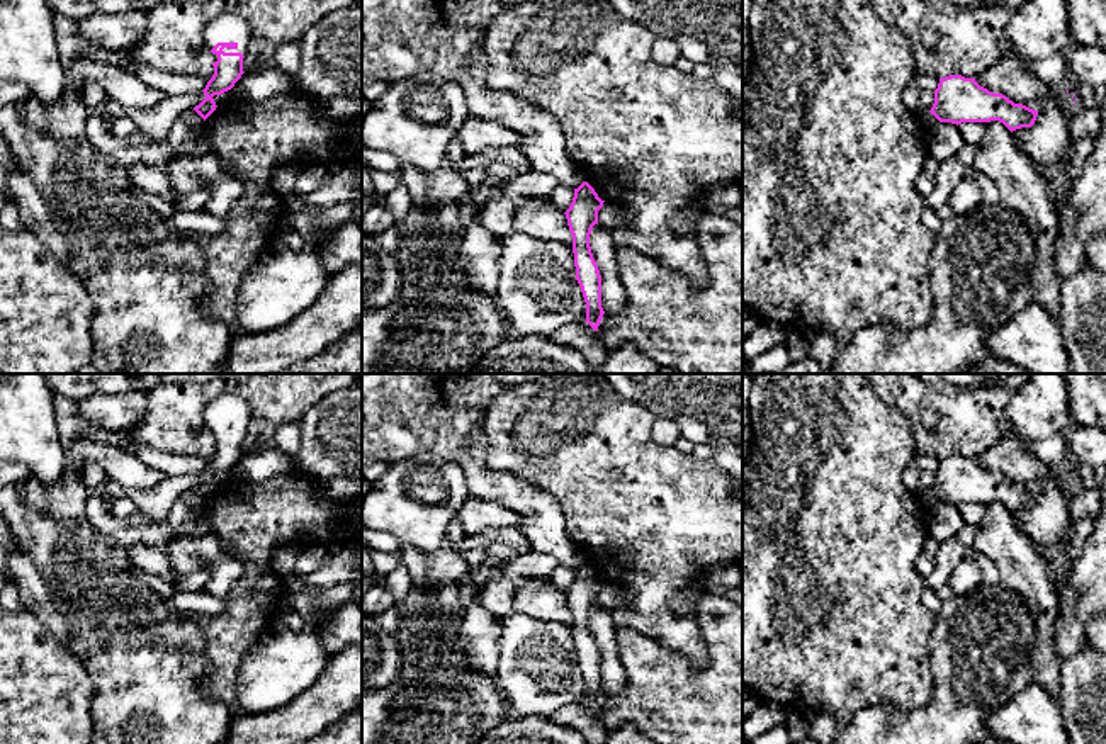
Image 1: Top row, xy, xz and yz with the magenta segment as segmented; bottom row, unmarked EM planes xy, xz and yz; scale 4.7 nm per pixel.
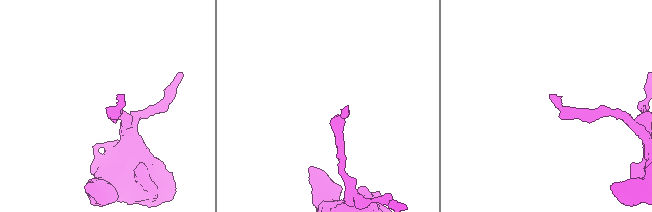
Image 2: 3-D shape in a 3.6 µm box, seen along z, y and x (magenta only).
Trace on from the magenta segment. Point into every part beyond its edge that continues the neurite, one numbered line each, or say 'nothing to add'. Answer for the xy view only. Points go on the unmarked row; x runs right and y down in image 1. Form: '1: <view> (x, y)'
1: xy (226, 408)

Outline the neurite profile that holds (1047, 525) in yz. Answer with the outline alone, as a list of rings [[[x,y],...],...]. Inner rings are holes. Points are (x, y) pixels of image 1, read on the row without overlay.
[[[1014,433],[997,440],[975,462],[989,472],[1002,474],[1014,484],[1038,493],[1031,508],[1013,511],[1018,518],[1016,527],[1057,571],[1058,612],[1074,608],[1077,593],[1070,586],[1072,562],[1065,554],[1074,523],[1069,503],[1075,488],[1069,465],[1040,462]]]

